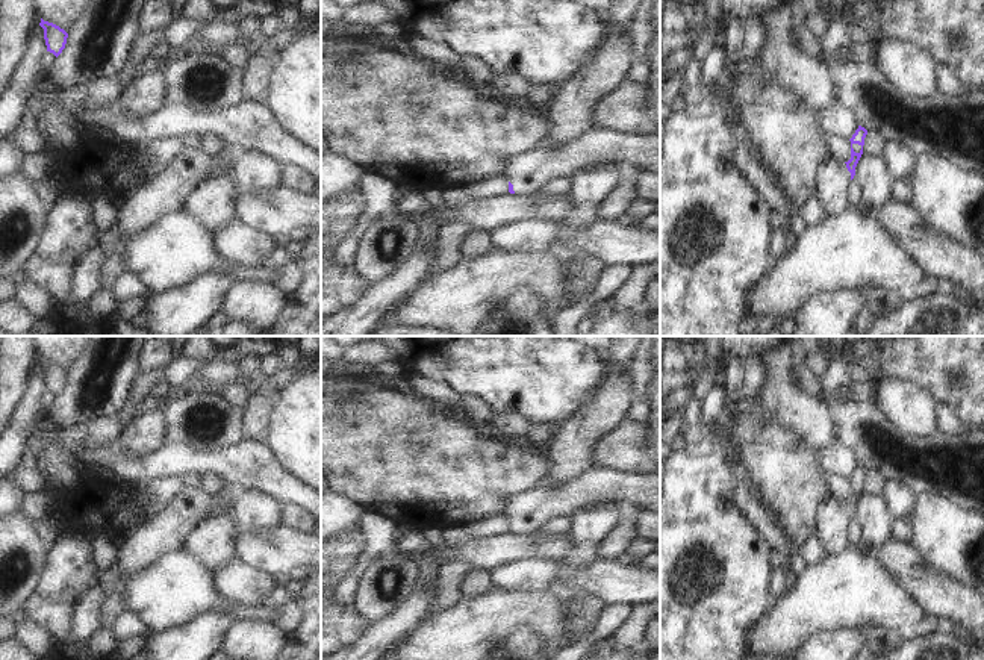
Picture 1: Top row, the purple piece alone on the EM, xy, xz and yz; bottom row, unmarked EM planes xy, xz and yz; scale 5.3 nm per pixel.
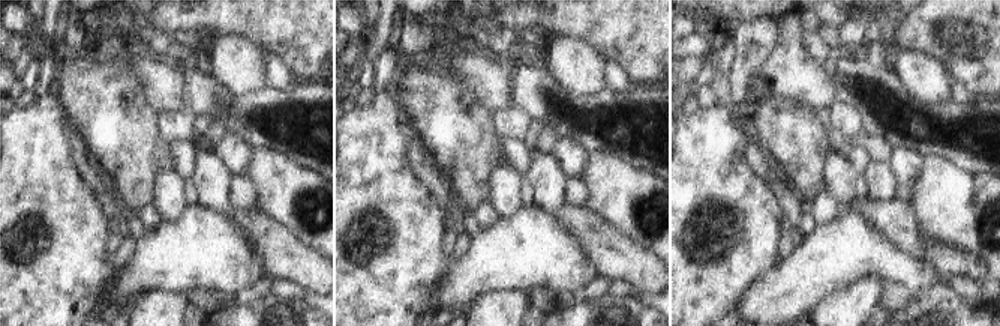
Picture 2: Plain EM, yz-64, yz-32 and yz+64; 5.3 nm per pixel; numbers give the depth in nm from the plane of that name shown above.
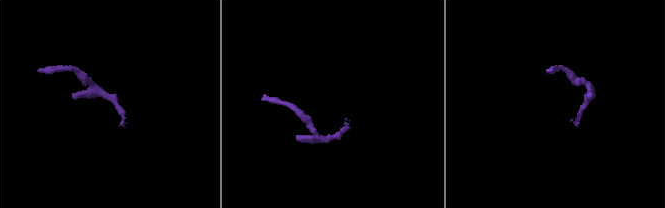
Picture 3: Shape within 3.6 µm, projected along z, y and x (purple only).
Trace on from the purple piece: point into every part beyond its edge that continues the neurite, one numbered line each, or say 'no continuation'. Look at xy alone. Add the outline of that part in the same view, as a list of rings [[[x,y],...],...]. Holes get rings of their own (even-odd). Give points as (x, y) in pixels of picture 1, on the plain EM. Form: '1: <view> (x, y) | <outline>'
no continuation

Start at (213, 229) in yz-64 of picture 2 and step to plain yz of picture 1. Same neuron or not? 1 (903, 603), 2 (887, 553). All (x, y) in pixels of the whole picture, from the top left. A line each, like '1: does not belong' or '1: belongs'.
1: belongs
2: does not belong

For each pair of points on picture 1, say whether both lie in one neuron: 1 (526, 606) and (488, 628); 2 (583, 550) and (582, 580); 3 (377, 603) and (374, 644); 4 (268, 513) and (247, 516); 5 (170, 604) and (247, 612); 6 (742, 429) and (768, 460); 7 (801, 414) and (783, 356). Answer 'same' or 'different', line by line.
1: same
2: different
3: different
4: same
5: same
6: same
7: same

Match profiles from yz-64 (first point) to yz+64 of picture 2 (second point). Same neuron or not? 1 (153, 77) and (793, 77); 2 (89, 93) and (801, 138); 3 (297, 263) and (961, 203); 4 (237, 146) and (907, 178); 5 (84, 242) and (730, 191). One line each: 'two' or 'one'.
1: one
2: one
3: two
4: one
5: one

